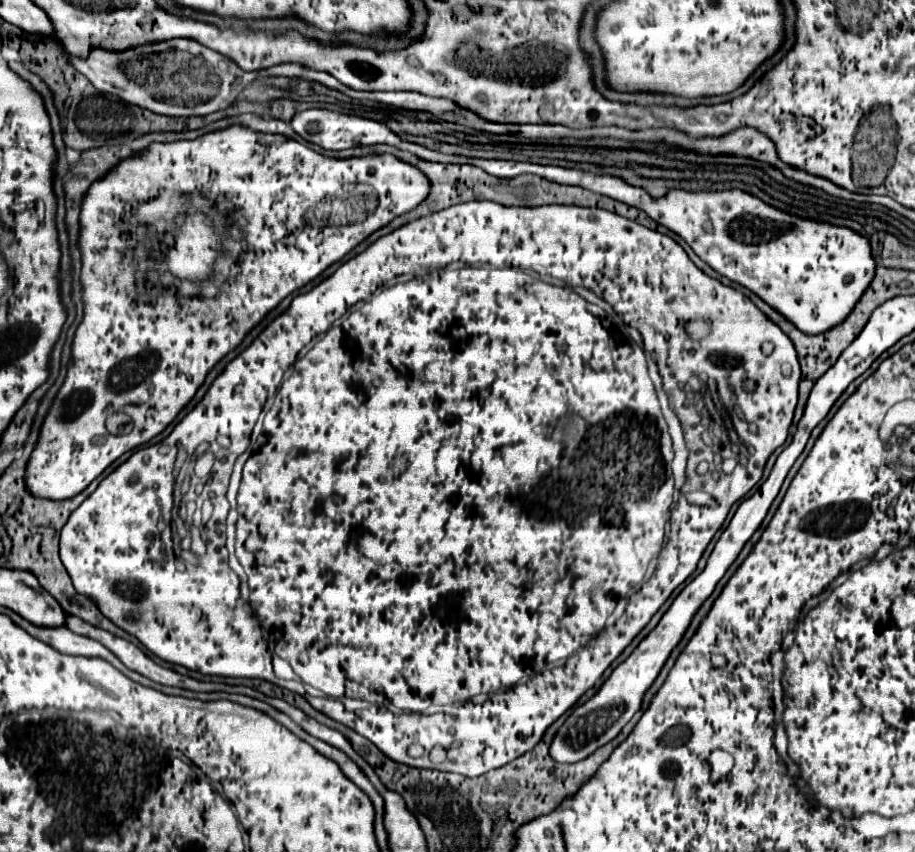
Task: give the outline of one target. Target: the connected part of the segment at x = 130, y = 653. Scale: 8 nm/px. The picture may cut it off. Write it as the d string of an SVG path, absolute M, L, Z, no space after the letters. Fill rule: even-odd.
M67 616L67 628L75 634L87 636L91 640L101 642L105 648L109 648L129 670L135 670L147 678L151 678L153 682L165 684L165 686L179 686L179 688L187 688L187 690L197 690L197 692L213 692L213 690L225 690L225 684L221 682L201 682L201 680L193 680L189 676L177 674L171 668L163 668L159 664L155 664L149 656L145 656L135 644L113 636L111 632L91 626L79 618Z

